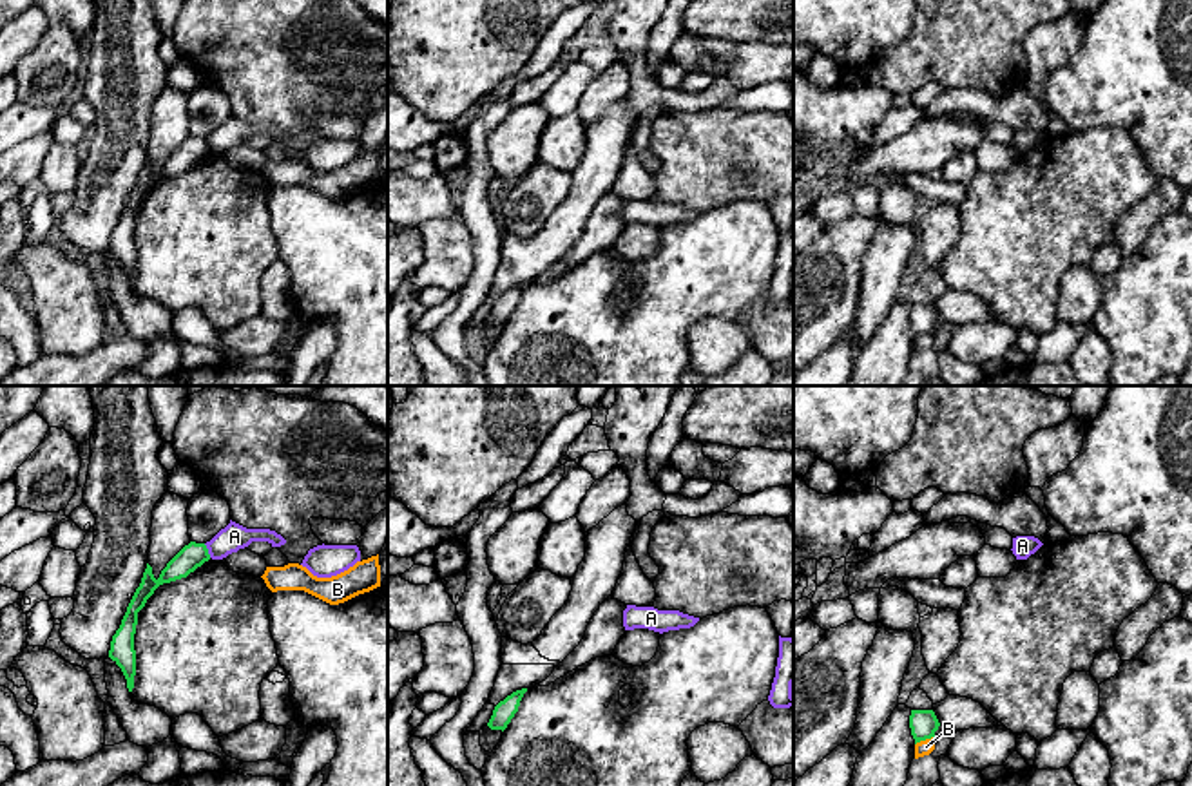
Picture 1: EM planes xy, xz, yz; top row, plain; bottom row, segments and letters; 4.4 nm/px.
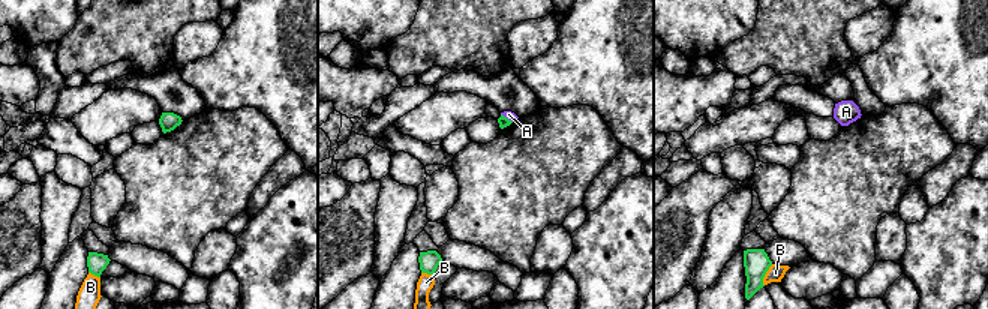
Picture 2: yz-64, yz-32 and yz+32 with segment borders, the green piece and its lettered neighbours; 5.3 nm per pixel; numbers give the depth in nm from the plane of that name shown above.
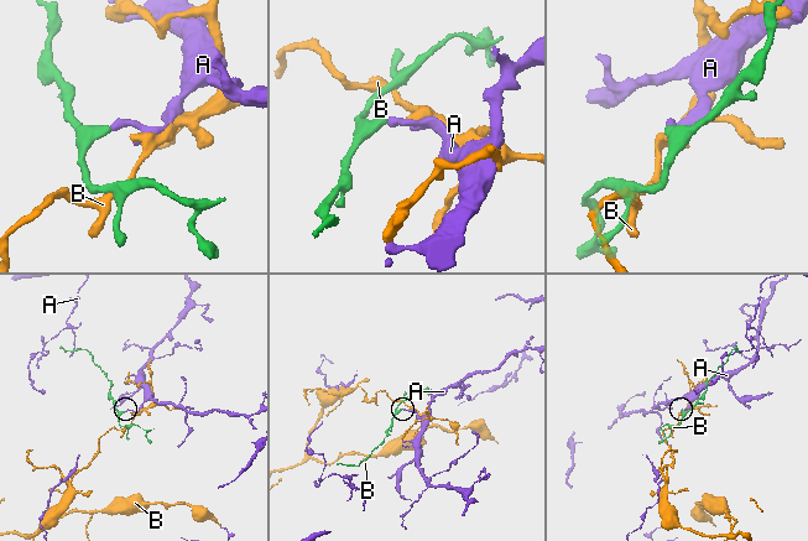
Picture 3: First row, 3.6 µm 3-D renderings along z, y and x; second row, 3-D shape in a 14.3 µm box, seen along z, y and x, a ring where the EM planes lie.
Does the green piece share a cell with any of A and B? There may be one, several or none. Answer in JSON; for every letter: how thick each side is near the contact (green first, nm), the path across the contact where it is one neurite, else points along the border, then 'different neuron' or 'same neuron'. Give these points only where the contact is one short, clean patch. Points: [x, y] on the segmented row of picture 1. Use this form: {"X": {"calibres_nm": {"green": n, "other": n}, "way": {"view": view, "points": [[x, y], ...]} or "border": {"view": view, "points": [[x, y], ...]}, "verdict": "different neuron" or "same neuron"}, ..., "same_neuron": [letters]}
{"A": {"calibres_nm": {"green": 110, "other": 120}, "border": {"view": "xy", "points": [[203, 544], [211, 556]]}, "verdict": "different neuron"}, "B": {"calibres_nm": {"green": 120, "other": 70}, "border": {"view": "yz", "points": [[932, 736], [915, 745]]}, "verdict": "different neuron"}, "same_neuron": []}

